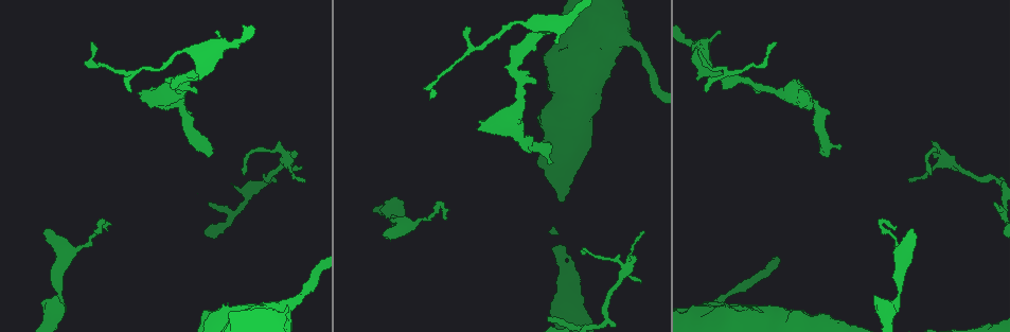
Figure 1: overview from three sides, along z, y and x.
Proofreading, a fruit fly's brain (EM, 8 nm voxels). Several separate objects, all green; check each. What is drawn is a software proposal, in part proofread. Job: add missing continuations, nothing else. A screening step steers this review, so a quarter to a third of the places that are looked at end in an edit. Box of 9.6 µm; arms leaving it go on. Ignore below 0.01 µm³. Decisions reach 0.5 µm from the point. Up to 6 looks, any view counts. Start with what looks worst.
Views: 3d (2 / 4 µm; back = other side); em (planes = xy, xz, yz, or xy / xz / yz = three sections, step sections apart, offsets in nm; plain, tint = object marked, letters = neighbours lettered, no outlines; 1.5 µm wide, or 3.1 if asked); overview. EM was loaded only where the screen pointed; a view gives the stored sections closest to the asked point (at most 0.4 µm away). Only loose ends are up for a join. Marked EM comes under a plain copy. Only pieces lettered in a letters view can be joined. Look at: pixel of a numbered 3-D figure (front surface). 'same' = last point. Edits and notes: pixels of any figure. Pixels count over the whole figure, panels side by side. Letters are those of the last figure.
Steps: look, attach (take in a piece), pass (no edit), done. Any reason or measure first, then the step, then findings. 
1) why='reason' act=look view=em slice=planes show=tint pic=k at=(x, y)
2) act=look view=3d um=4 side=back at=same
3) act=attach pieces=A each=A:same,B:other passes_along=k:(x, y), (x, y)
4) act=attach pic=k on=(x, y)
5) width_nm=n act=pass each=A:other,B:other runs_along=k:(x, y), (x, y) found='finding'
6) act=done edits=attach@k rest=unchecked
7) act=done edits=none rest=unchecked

why='free end' act=look view=em slice=planes show=letters pic=1 at=(196, 93)

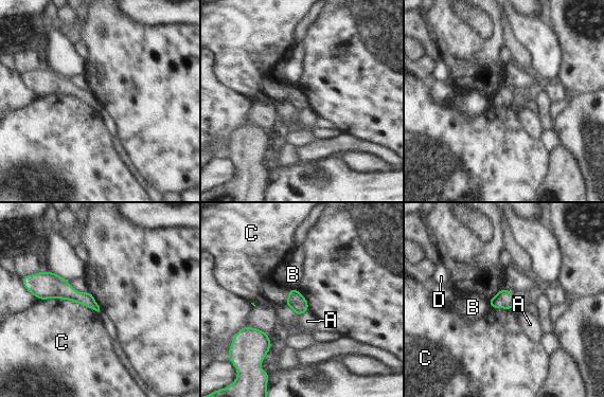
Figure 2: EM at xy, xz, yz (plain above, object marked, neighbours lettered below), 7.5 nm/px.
act=pass each=A:other,B:other,C:other,D:other runs_along=2:(43, 294), (68, 292), (98, 309) found='no lettered piece goes on from it'

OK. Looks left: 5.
why='an open end' act=look view=em slice=planes show=tint pic=1 at=(476, 128)

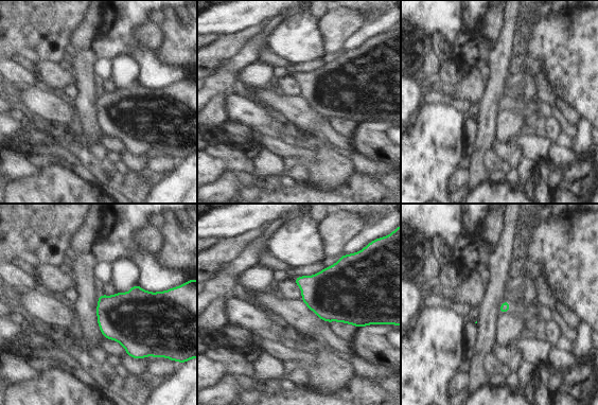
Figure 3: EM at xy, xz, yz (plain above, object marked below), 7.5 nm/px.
why='see the neighbours' act=look view=em slice=planes show=letters at=same

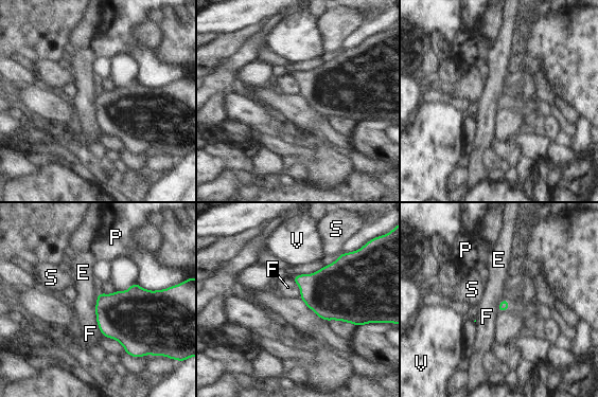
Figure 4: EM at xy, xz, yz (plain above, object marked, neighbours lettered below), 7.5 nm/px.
act=pass each=E:other,F:other,P:other,S:other,V:other border=4:(94, 307), (98, 327), (103, 335) found='none of them fits'

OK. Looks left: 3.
act=look view=em slice=planes show=letters pic=1 at=(910, 233)

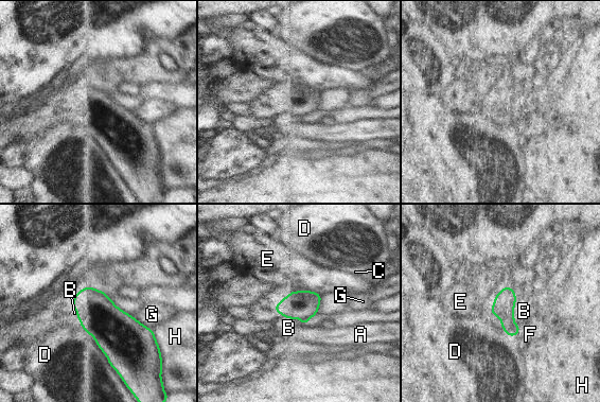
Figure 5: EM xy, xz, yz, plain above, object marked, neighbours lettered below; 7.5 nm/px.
act=pass each=A:other,B:other,C:other,D:other,E:other,F:other,G:other,H:other found='none of them fits'

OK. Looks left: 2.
act=done edits=none rest=unchecked

